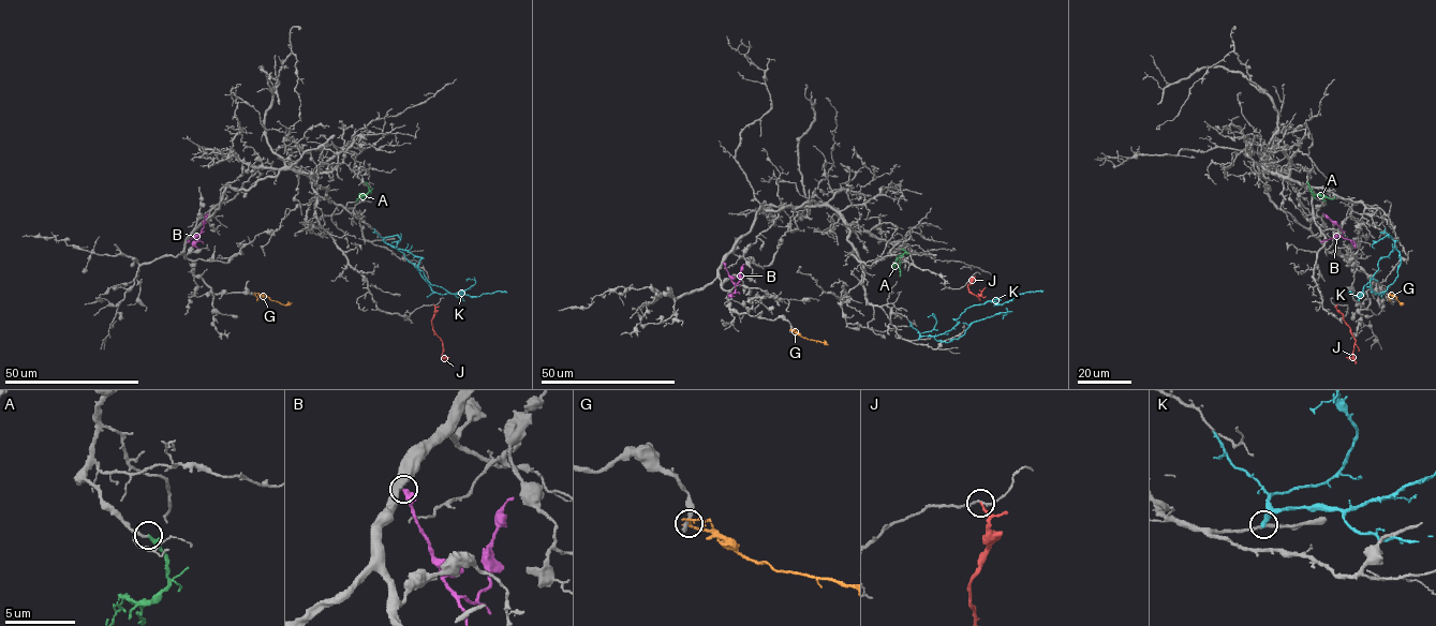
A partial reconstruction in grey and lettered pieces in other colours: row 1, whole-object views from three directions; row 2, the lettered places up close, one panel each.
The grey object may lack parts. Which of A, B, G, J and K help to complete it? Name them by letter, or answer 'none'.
A

